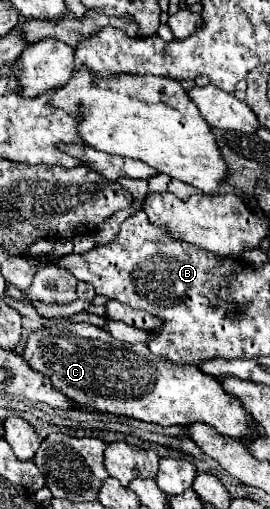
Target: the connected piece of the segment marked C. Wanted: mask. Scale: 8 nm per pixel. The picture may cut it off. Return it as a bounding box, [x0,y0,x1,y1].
[22,322,254,438]

